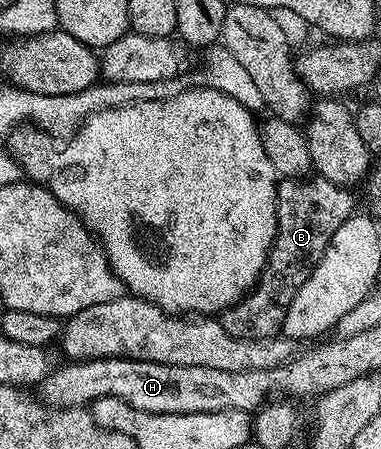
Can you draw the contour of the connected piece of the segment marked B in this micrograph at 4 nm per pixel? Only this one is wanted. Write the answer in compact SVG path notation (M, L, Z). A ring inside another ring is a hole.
M319 175L307 179L284 179L276 186L276 237L268 252L268 262L255 285L232 306L219 314L218 320L230 335L238 339L262 340L281 332L284 311L294 295L310 279L312 269L322 259L334 231L357 212L351 188L330 183Z

